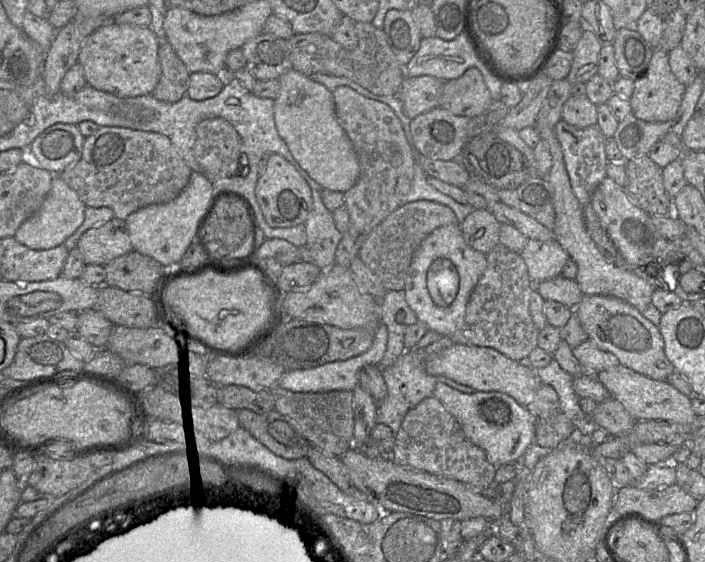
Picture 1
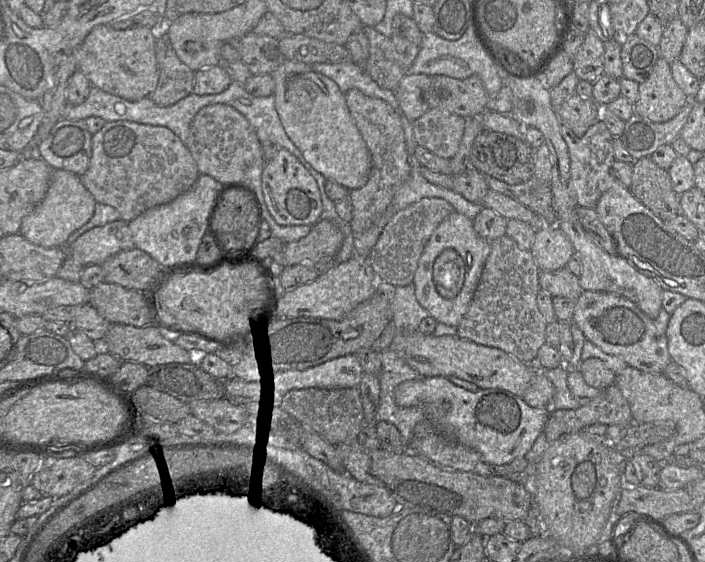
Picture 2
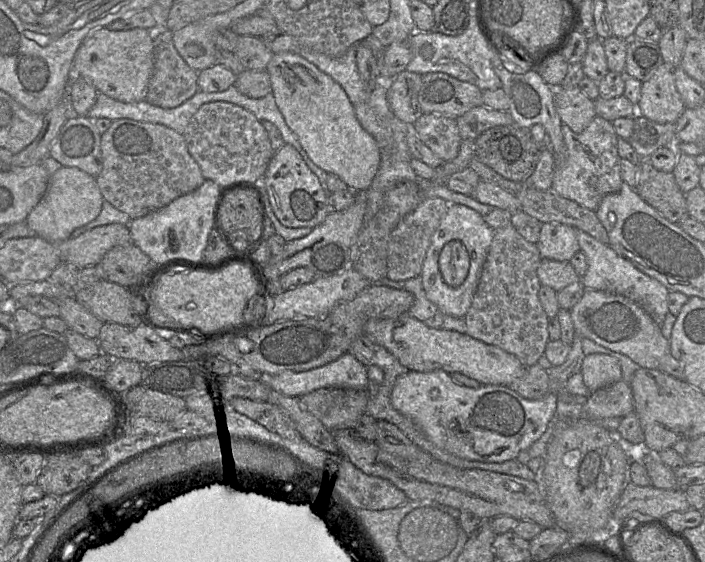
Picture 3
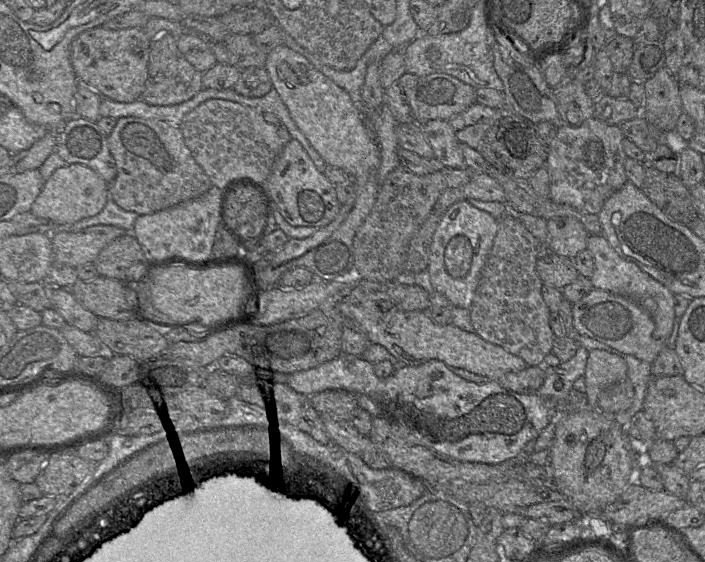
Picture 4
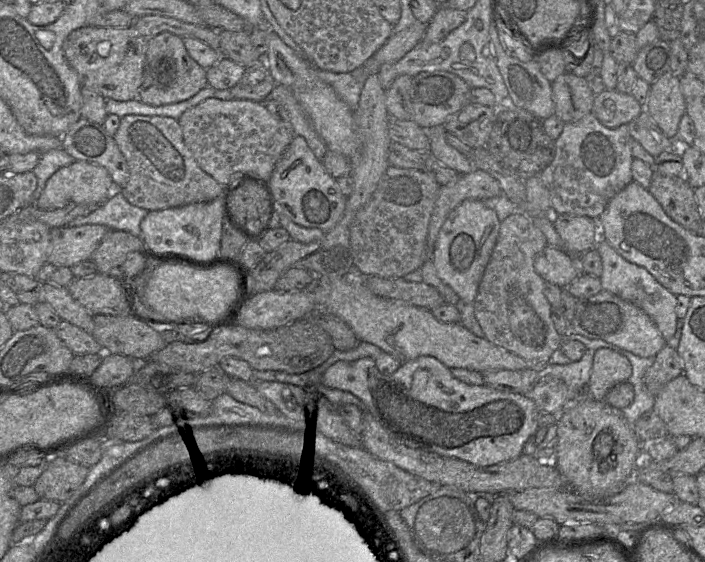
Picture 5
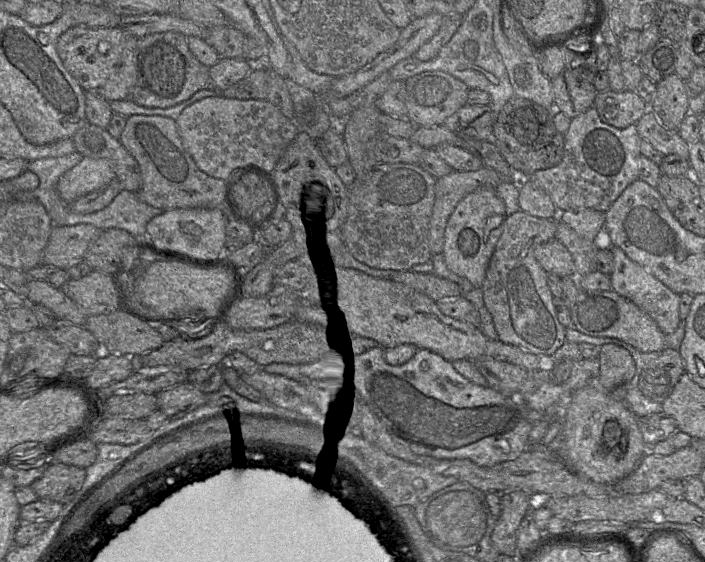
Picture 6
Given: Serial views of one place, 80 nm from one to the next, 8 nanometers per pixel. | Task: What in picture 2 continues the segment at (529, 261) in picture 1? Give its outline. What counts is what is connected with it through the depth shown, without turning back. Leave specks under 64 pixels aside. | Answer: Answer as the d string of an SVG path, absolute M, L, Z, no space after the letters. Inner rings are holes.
M539 224L530 249L540 271L554 271L567 266L574 254L568 236L554 225Z

